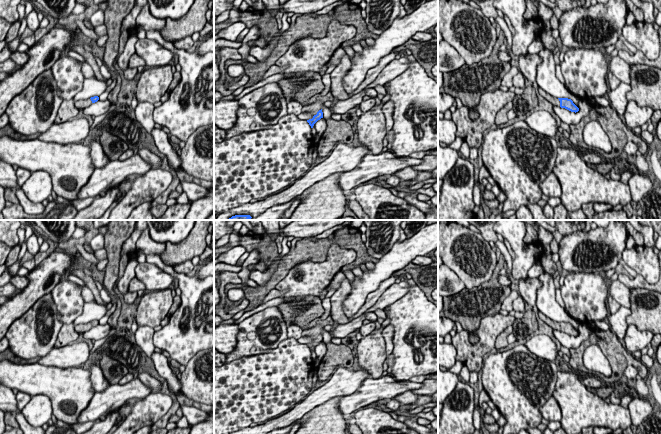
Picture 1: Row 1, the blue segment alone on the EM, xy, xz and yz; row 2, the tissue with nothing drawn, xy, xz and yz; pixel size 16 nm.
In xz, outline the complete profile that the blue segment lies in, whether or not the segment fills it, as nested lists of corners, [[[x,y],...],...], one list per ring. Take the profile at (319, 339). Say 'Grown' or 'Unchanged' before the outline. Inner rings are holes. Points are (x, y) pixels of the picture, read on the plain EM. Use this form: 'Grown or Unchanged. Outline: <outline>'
Grown. Outline: [[[317,324],[312,328],[306,329],[302,331],[302,337],[311,337],[313,339],[312,343],[307,344],[311,352],[313,352],[314,348],[323,342],[322,332],[324,331],[324,326],[321,324]]]

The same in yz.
Grown. Outline: [[[538,312],[539,318],[544,321],[547,325],[555,330],[560,330],[561,332],[565,332],[571,336],[578,336],[579,332],[573,327],[571,323],[568,322],[555,322],[550,318],[546,317],[541,312]]]

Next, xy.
Grown. Outline: [[[94,320],[86,324],[78,324],[75,326],[75,331],[77,333],[85,333],[89,331],[92,327],[97,326],[98,324],[99,324],[98,320]]]

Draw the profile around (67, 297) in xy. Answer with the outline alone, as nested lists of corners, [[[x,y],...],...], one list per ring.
[[[62,280],[51,291],[62,324],[71,324],[83,312],[84,299],[81,289],[70,280]]]

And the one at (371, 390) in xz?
[[[388,375],[379,378],[369,377],[353,394],[341,397],[338,408],[342,415],[349,417],[351,413],[371,403],[382,399],[393,399],[406,391],[419,389],[422,385],[409,380],[397,381]]]

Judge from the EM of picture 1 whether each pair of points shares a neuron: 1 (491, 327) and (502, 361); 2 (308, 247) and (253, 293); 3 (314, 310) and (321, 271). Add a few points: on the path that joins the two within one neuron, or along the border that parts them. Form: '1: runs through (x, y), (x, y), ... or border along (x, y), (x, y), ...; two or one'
1: border along (494, 351), (488, 353); two
2: runs through (294, 258), (267, 287); one
3: border along (318, 296), (292, 297); two

